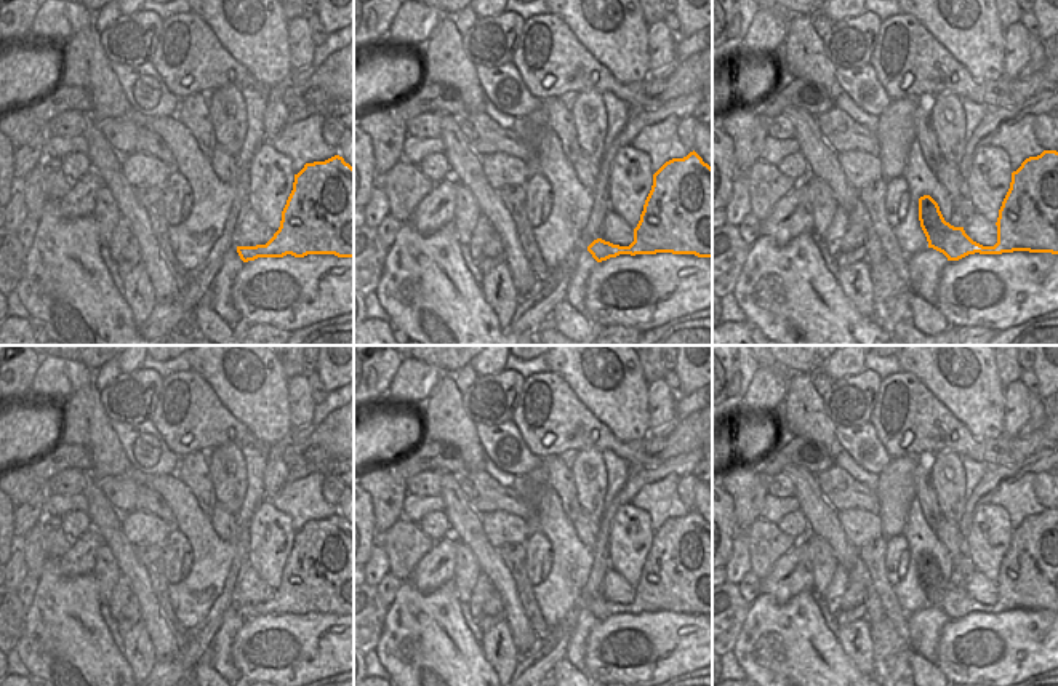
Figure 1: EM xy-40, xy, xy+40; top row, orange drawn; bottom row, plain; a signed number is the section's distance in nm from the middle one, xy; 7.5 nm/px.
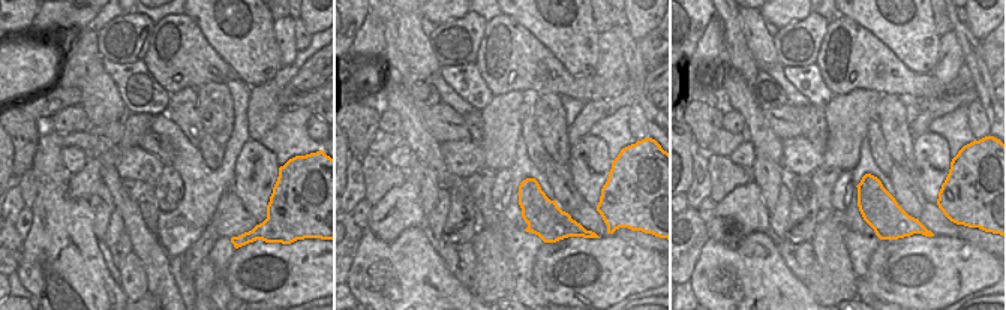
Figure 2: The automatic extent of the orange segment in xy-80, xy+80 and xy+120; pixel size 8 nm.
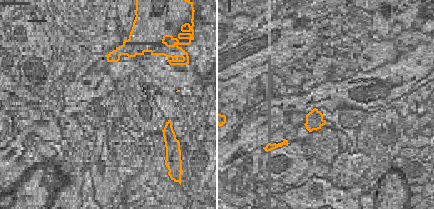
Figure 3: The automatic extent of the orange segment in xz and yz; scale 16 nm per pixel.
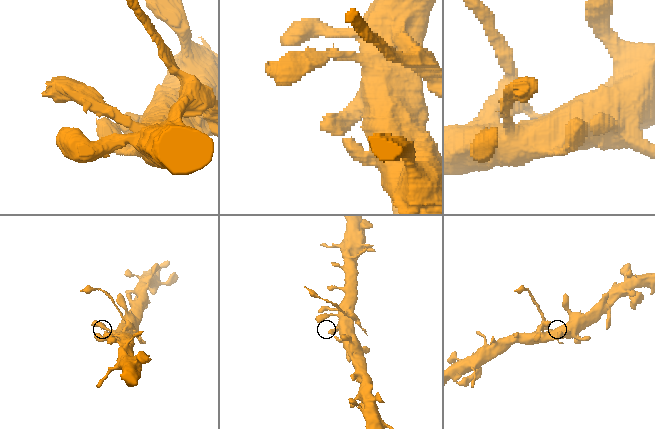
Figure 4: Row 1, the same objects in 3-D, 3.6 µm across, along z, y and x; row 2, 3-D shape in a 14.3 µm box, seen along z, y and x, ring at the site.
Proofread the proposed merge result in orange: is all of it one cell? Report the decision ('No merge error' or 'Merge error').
No merge error.

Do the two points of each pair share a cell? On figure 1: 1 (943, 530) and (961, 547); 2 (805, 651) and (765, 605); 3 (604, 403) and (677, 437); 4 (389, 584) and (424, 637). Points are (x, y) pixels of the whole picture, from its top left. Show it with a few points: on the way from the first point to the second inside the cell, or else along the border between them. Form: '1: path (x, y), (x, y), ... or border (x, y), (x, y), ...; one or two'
1: path (948, 534), (956, 542); one
2: path (794, 640), (770, 616); one
3: border (612, 432), (626, 442), (641, 440), (650, 434); two
4: border (402, 582), (388, 608); two

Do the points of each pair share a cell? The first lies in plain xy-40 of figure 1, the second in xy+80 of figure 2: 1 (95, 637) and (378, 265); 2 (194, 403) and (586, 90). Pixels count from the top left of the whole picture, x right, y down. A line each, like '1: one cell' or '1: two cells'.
1: one cell
2: one cell

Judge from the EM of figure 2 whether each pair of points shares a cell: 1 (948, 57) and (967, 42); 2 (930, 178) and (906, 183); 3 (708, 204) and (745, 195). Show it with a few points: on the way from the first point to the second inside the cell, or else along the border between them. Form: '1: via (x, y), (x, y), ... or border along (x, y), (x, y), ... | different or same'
1: border along (951, 30), (958, 44), (963, 65) | different
2: border along (913, 175), (927, 202) | different
3: border along (717, 202), (706, 223) | different

